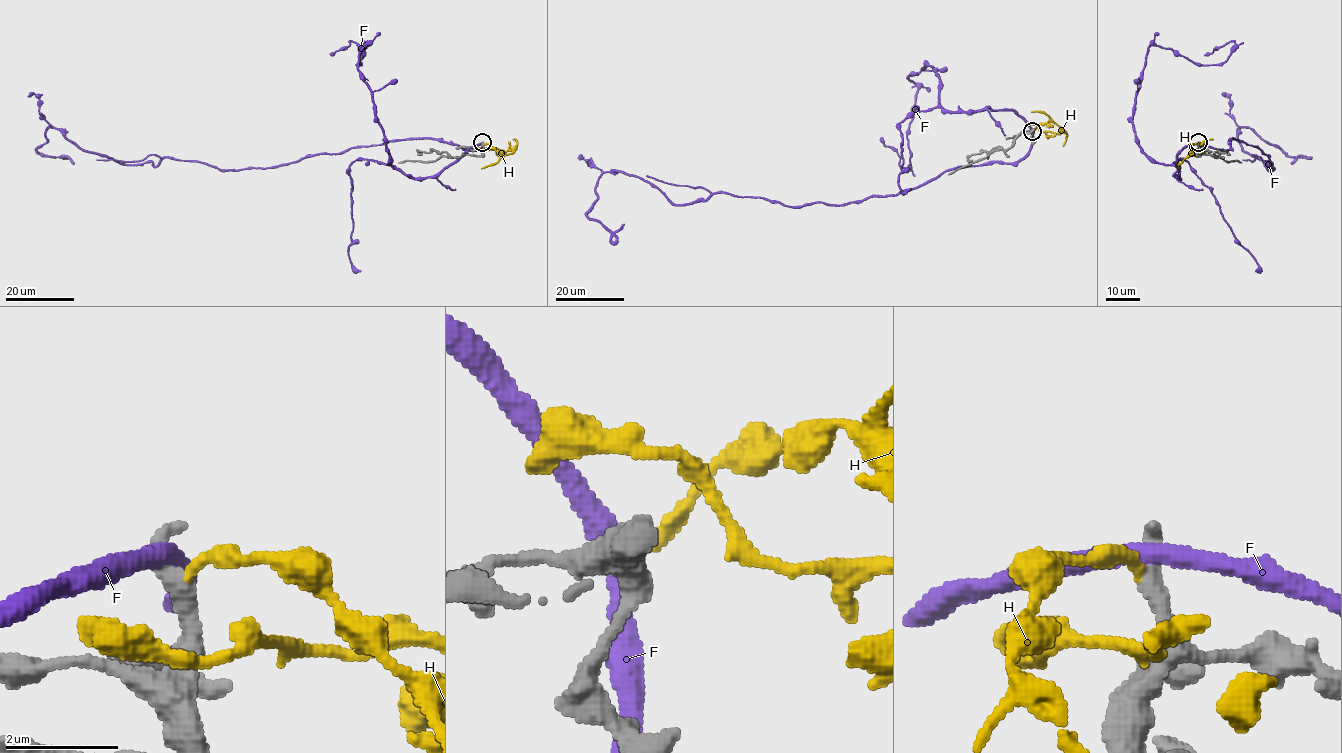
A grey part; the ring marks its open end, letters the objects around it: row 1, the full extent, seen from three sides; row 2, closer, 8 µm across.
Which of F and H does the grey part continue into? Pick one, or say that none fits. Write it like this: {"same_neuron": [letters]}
{"same_neuron": []}

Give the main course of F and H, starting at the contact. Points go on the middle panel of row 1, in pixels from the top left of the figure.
F: (1031, 131), (1014, 163), (845, 204), (673, 204), (604, 172), (586, 215), (624, 224)
H: (1033, 130), (1050, 121), (1062, 130), (1057, 134), (1041, 131), (1034, 124), (1027, 125)

